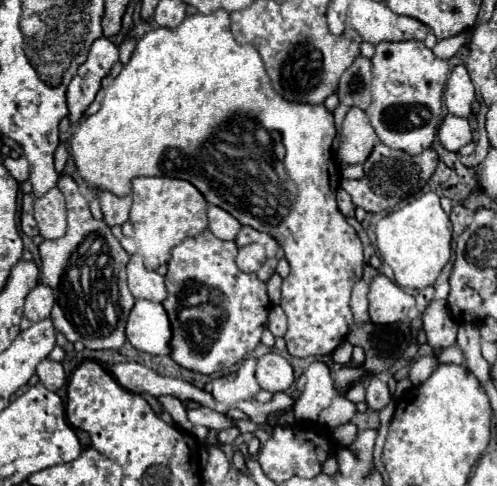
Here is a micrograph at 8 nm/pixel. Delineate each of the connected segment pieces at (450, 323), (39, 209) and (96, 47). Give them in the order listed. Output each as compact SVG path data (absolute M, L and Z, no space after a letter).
M432 300L424 310L424 324L422 324L428 344L434 348L448 348L456 342L458 324L450 318L446 300Z
M58 188L48 190L34 202L34 218L42 238L60 238L66 232L66 202Z
M106 36L94 40L90 46L88 60L78 68L76 76L68 84L68 110L70 110L70 122L78 124L84 116L84 110L94 102L102 78L110 72L112 64L118 62L118 46L114 46Z

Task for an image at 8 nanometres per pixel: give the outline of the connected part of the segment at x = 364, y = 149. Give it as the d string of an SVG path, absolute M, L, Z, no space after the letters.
M352 108L342 124L340 130L340 144L338 144L338 158L342 164L362 164L374 144L378 142L378 136L366 116L364 110Z

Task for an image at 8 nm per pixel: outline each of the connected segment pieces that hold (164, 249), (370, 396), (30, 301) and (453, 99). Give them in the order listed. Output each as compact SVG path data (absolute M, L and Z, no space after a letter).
M152 176L136 178L132 180L132 186L134 202L130 208L130 222L134 226L138 254L144 258L146 268L158 268L160 264L166 264L170 260L170 250L176 244L206 230L206 200L190 182L168 176Z
M372 378L366 388L366 404L372 410L382 410L390 402L390 390L388 384L380 378Z
M36 284L30 290L30 294L26 296L24 316L30 318L32 322L42 320L42 318L50 316L52 306L54 306L54 292L52 292L52 288L48 288L46 284Z
M456 66L450 72L444 88L444 104L448 112L456 116L468 116L474 98L476 98L476 92L466 66Z

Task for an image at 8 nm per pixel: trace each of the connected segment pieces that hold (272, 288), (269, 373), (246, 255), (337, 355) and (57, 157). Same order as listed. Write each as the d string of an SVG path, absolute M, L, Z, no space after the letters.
M274 274L270 280L268 280L268 296L274 304L280 304L280 284L282 284L282 278L278 274Z
M270 352L270 354L264 354L262 358L258 358L256 380L258 380L260 388L264 388L268 392L284 392L292 386L295 376L290 362L284 356Z
M254 242L254 244L248 244L248 246L242 246L238 250L238 256L236 256L236 264L240 270L244 272L256 272L266 260L266 254L264 254L264 246Z
M350 342L340 344L340 348L336 348L336 352L332 352L332 360L338 362L340 366L350 364L350 360L352 360L352 344Z
M60 142L60 146L58 146L56 152L54 152L54 162L56 162L56 172L58 172L58 174L64 172L66 160L68 160L68 148L66 148L64 142Z

